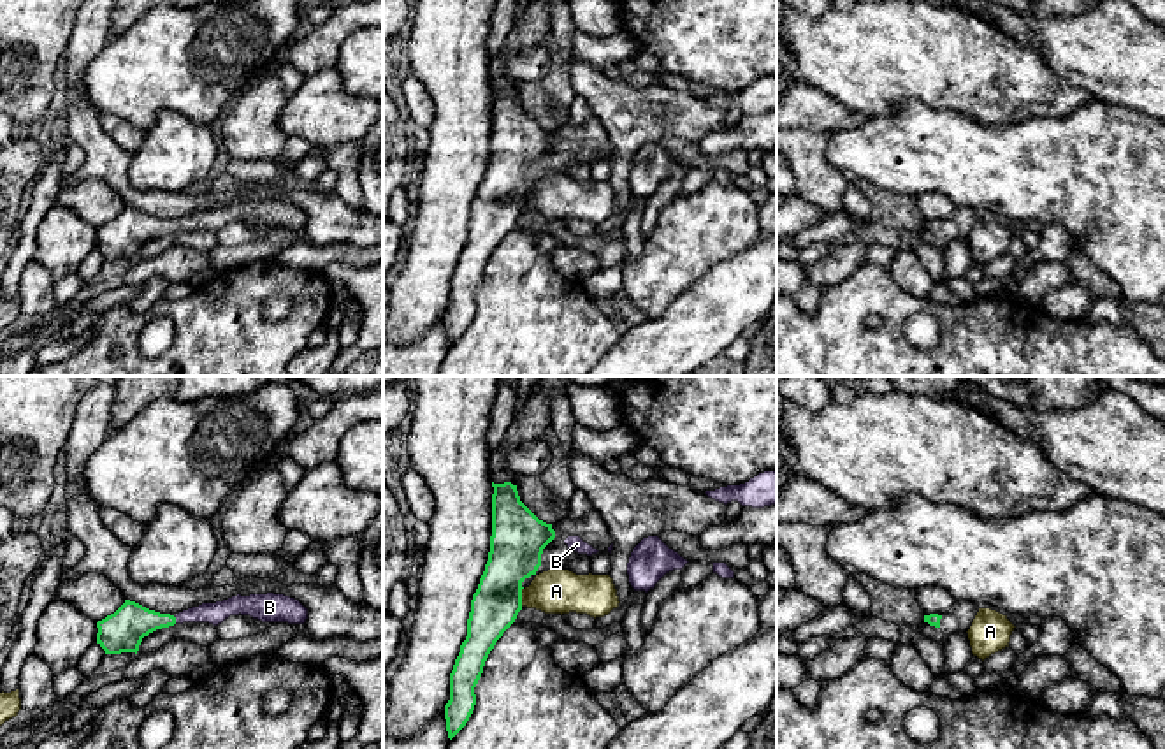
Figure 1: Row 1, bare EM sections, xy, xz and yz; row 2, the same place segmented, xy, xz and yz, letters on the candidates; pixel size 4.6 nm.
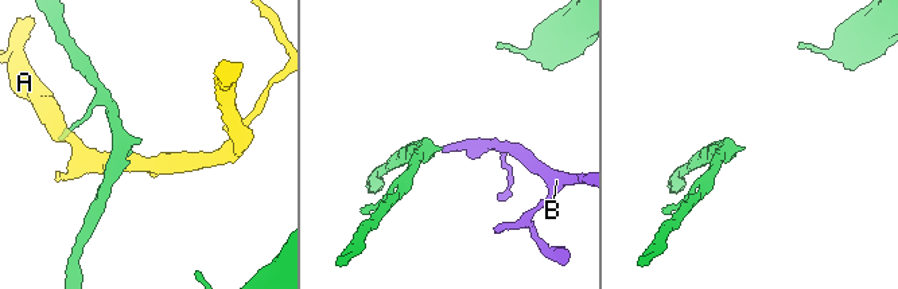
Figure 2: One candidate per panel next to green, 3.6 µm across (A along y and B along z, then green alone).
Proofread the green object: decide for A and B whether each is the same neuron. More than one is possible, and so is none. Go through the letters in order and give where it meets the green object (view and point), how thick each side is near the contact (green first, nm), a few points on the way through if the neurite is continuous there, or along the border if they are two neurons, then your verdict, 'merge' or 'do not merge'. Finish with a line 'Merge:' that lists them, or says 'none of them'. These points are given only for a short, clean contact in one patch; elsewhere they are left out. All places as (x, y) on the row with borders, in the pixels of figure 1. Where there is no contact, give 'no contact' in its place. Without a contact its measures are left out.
A: contact xz (520, 596); calibres 240 and 200 nm; border xz (522, 588), (520, 605); do not merge
B: contact xy (174, 619); calibres 190 and 100 nm; way xy (122, 632), (132, 621), (174, 619), (194, 614), (215, 614); merge
Merge: B

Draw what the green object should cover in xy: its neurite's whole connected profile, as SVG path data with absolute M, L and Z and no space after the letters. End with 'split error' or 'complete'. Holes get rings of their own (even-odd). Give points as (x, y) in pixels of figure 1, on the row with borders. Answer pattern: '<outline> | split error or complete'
M285 594L232 596L216 603L202 603L176 615L149 610L135 601L125 603L111 615L97 622L97 644L105 654L135 652L149 633L183 622L221 624L230 615L250 615L262 622L304 624L308 608Z | split error

